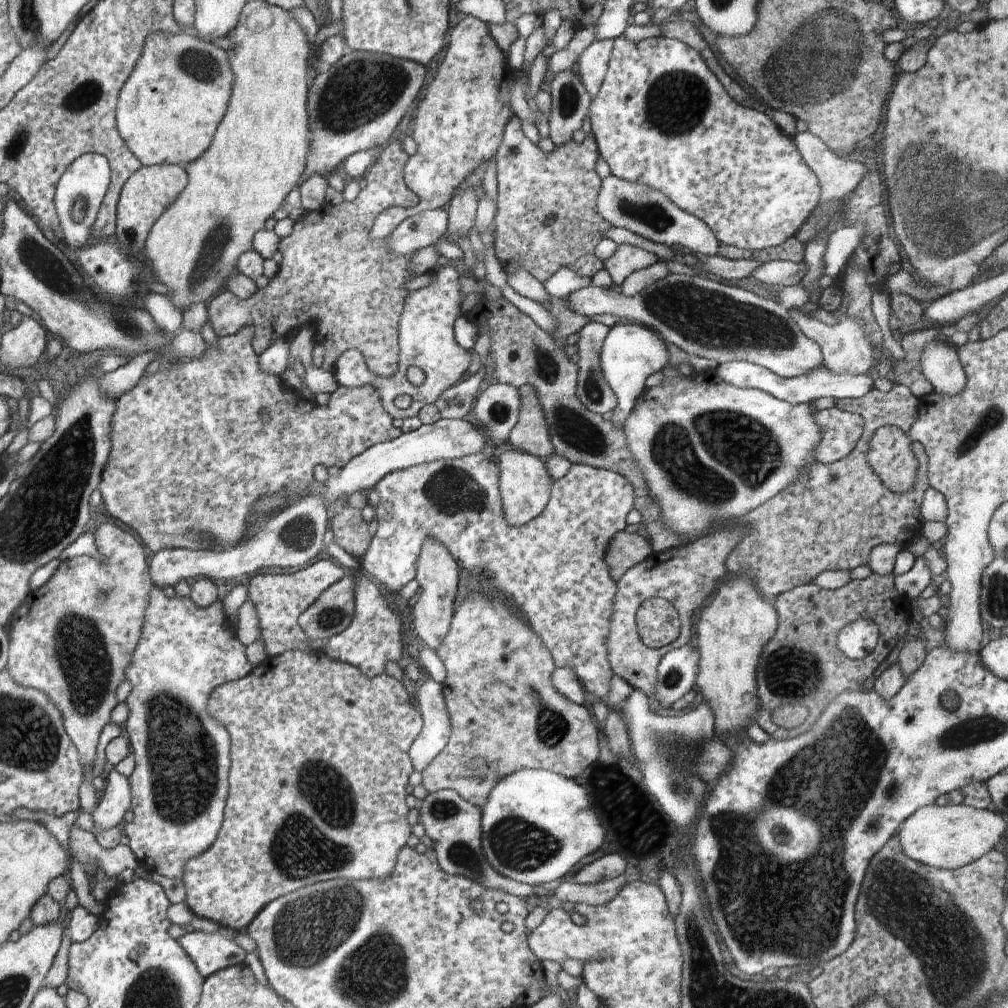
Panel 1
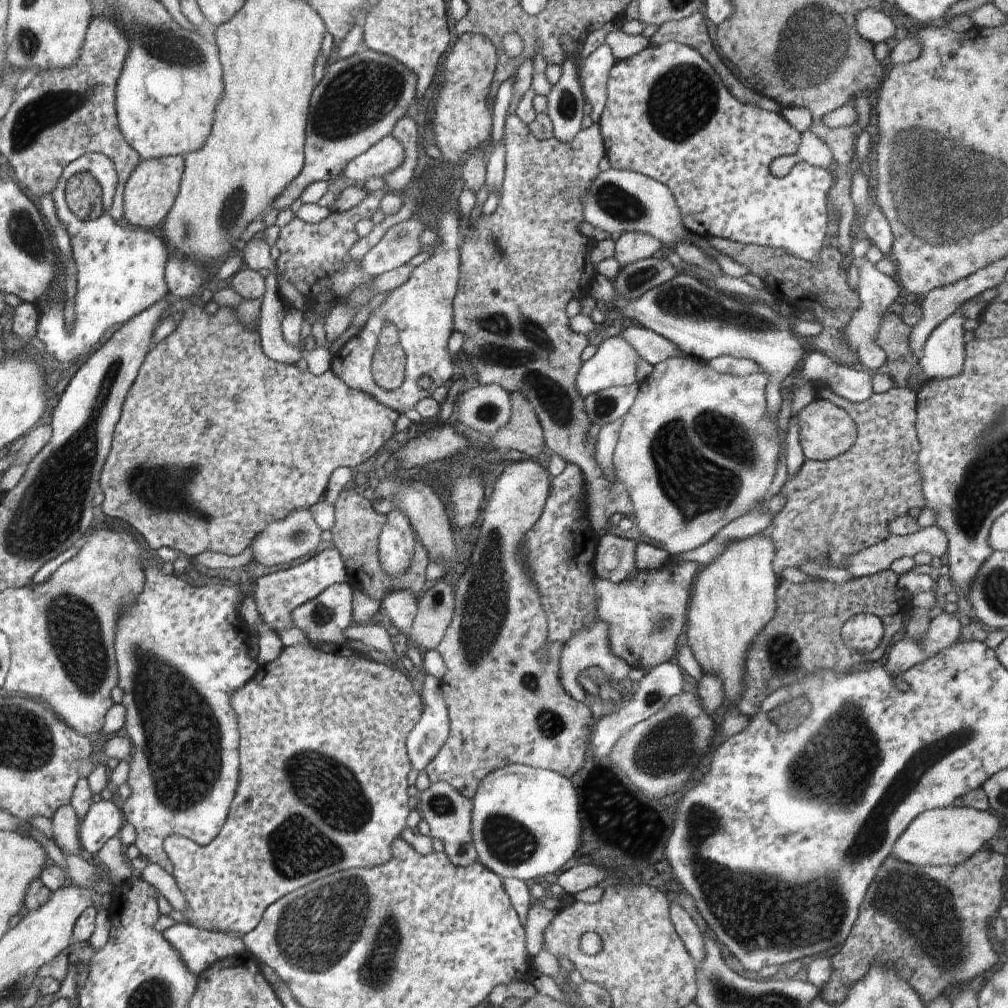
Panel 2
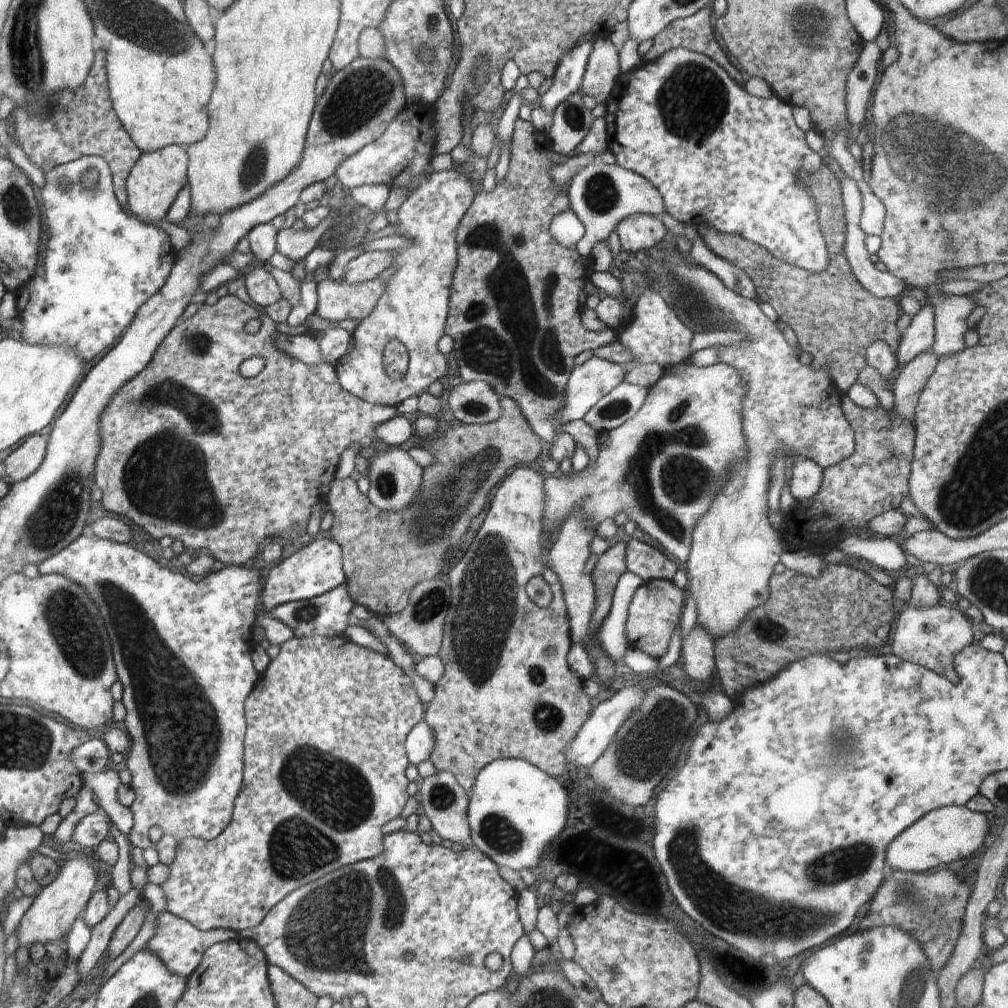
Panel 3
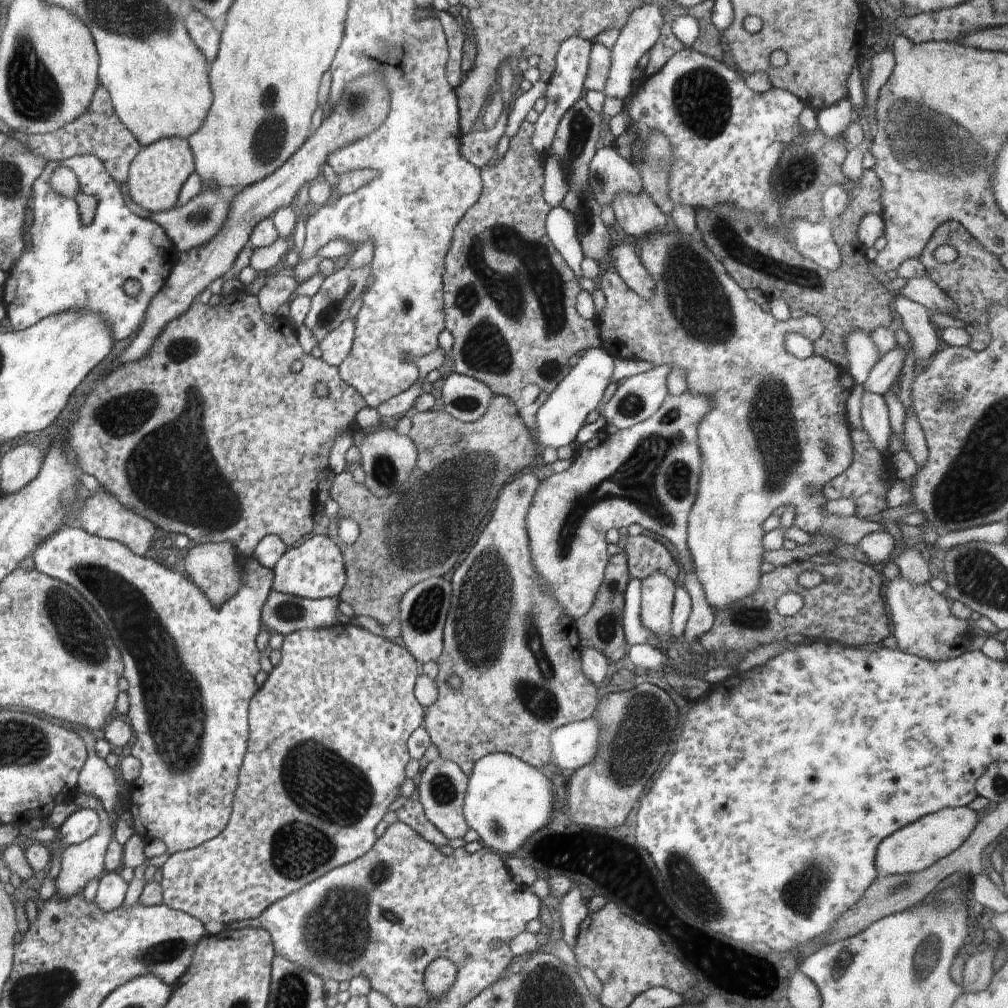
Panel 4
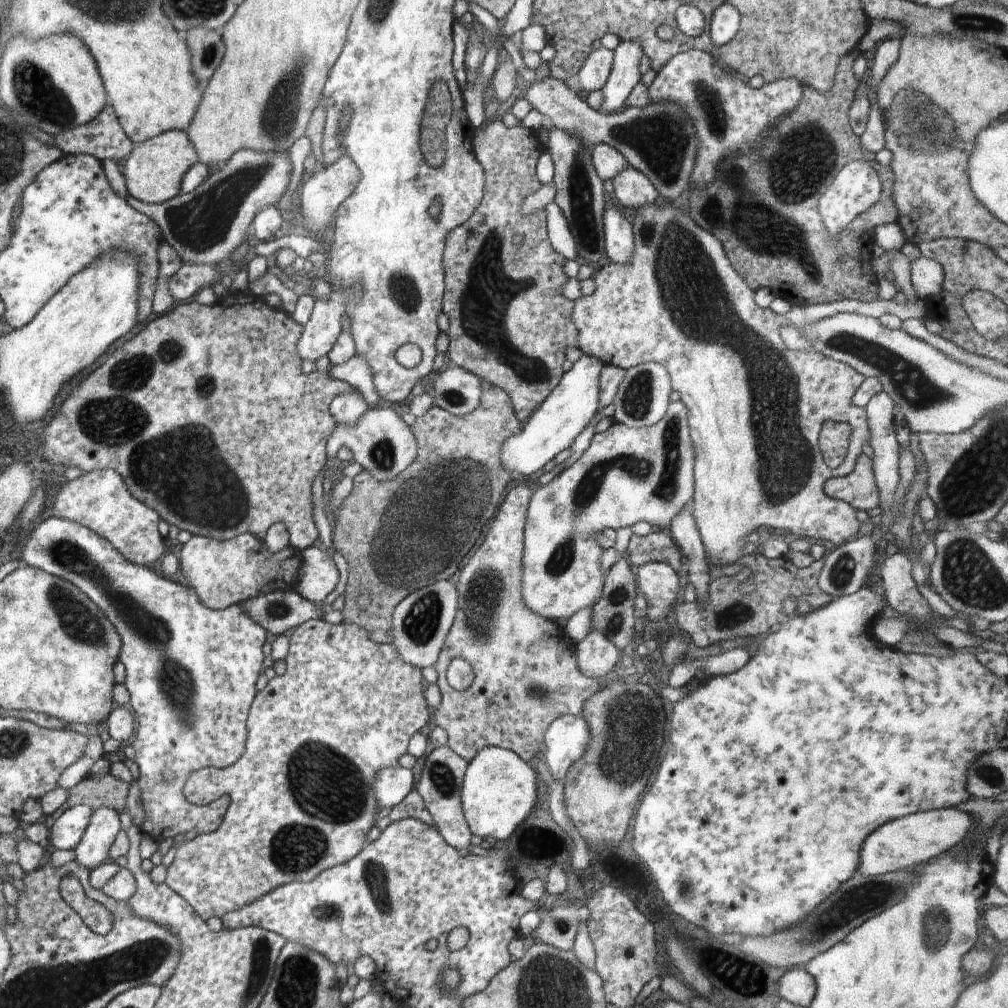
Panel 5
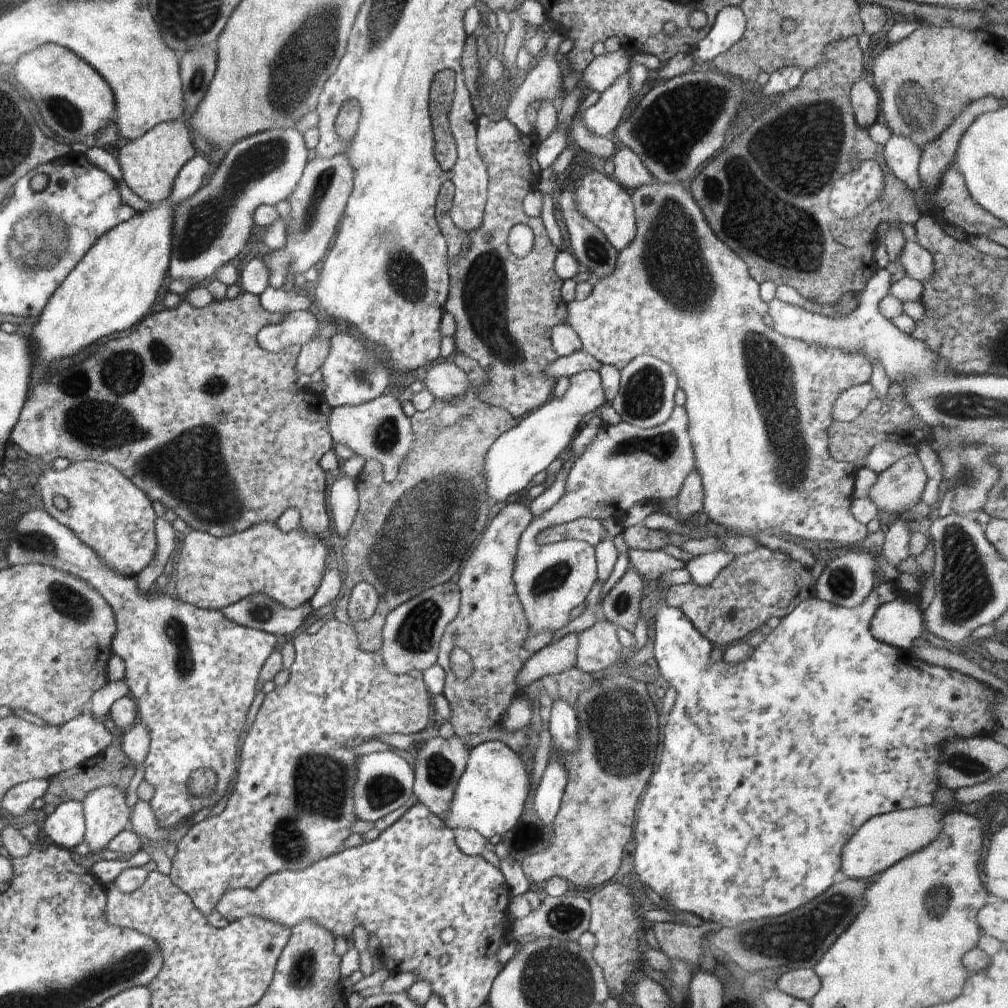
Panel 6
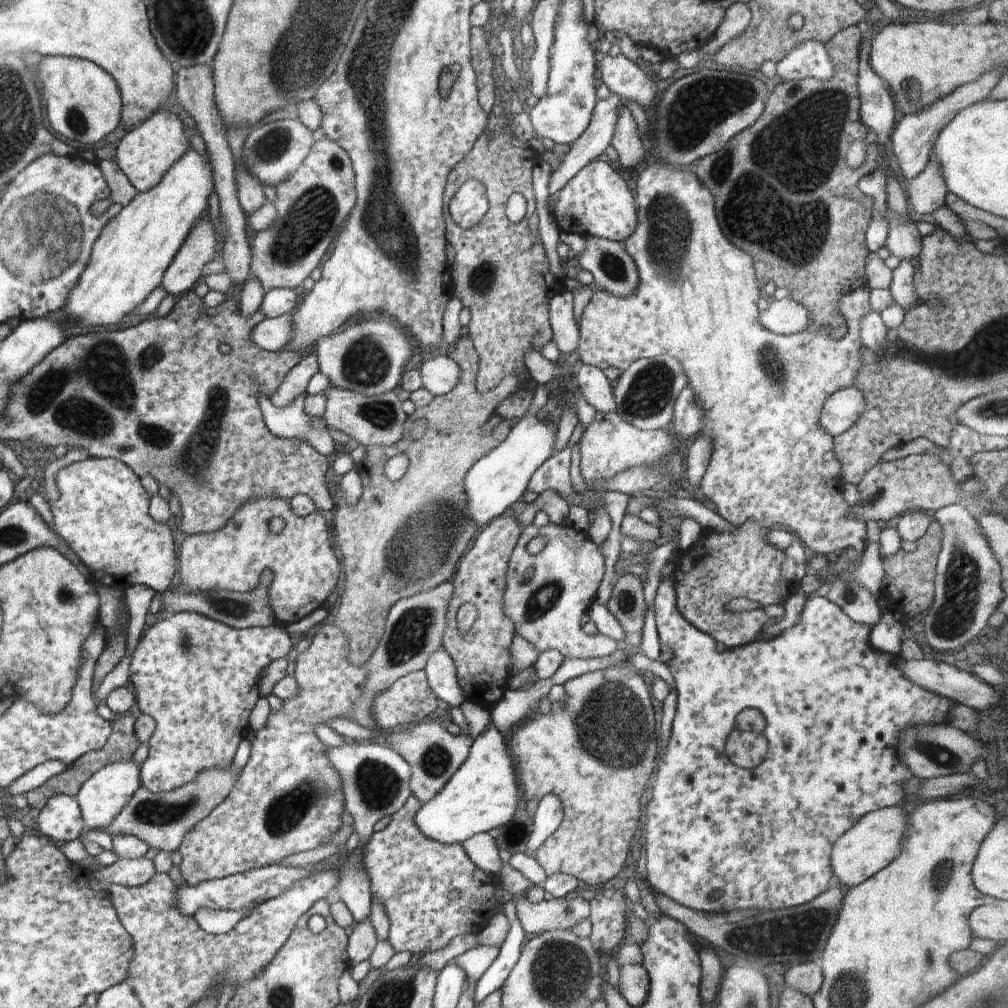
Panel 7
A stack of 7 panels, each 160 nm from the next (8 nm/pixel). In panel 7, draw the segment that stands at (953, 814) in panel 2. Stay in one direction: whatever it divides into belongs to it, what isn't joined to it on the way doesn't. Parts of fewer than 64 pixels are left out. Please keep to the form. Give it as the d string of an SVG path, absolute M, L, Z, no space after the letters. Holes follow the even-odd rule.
M902 806L868 812L852 828L848 828L832 846L831 866L835 882L854 887L874 877L900 854L900 842L908 830L908 816Z

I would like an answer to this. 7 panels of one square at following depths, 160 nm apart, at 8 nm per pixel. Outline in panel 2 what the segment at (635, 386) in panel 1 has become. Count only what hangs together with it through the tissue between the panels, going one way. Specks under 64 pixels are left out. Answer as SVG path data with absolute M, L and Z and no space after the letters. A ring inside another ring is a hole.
M618 331L605 338L597 348L589 360L582 362L576 377L576 388L583 398L608 387L627 387L637 383L637 362L641 356L622 335L618 335ZM624 417L617 418L603 426L596 436L595 457L599 462L599 467L605 472L605 477L615 484L614 468L612 466L612 454L615 451L616 443L619 442L619 432L623 425Z

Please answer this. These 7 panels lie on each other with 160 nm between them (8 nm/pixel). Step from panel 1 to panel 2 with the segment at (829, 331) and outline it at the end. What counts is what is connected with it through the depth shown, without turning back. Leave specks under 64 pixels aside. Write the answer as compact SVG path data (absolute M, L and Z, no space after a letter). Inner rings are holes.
M865 258L860 259L858 292L859 307L853 312L851 319L843 328L843 342L851 347L857 356L859 367L864 370L878 370L887 360L887 354L878 346L876 342L877 332L879 331L883 315L888 312L890 304L898 298L900 292L898 285L892 279L876 269L876 266Z

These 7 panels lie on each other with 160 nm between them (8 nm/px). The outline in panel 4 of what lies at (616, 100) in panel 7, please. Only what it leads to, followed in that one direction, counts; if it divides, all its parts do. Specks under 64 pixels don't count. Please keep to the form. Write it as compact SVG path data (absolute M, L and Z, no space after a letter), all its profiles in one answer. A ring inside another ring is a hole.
M644 4L642 8L638 8L636 12L632 12L628 18L627 24L622 28L618 41L612 49L610 49L610 56L612 65L608 72L608 79L604 86L604 95L607 97L618 98L621 101L631 93L631 88L634 82L632 72L636 70L638 62L644 54L650 51L650 48L660 38L663 28L664 18L659 12L658 4Z

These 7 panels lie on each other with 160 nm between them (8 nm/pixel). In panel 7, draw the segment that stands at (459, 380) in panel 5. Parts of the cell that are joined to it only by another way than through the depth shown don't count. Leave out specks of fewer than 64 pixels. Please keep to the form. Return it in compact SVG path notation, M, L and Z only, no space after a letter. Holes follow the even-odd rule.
M438 353L422 363L419 371L423 388L433 396L448 394L460 379L458 364L452 358Z

